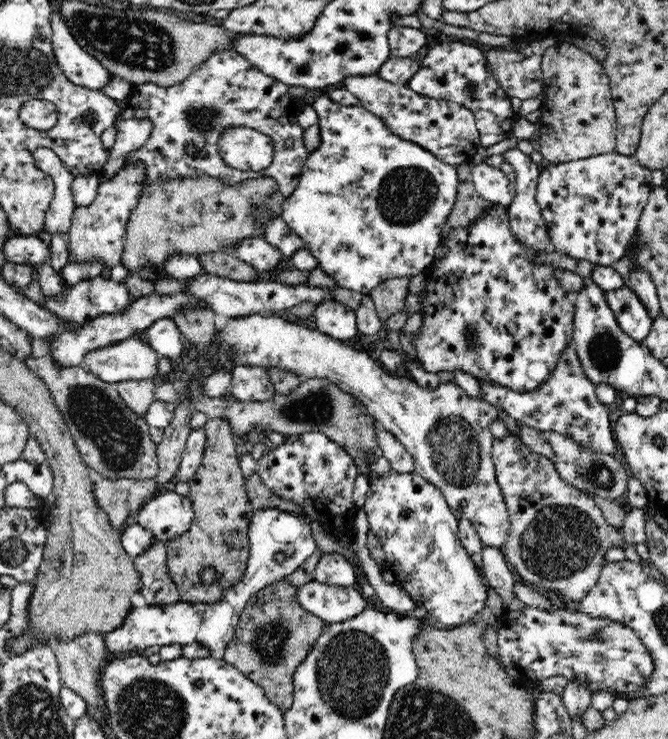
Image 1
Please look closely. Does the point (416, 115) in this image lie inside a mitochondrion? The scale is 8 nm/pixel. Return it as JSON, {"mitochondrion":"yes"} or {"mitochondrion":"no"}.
{"mitochondrion":"no"}

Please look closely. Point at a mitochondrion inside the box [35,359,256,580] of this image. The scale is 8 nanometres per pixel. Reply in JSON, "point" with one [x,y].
{"point":[96,414]}

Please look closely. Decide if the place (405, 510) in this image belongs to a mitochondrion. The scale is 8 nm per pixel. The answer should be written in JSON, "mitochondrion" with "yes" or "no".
{"mitochondrion":"yes"}

